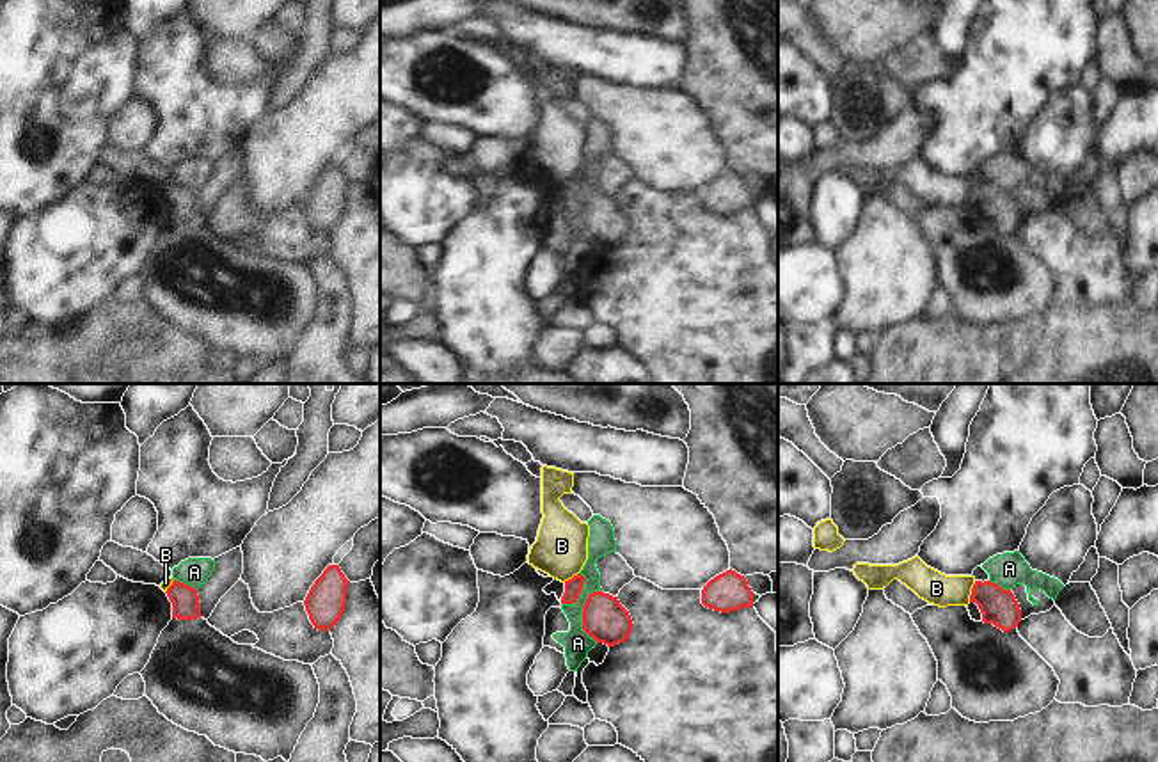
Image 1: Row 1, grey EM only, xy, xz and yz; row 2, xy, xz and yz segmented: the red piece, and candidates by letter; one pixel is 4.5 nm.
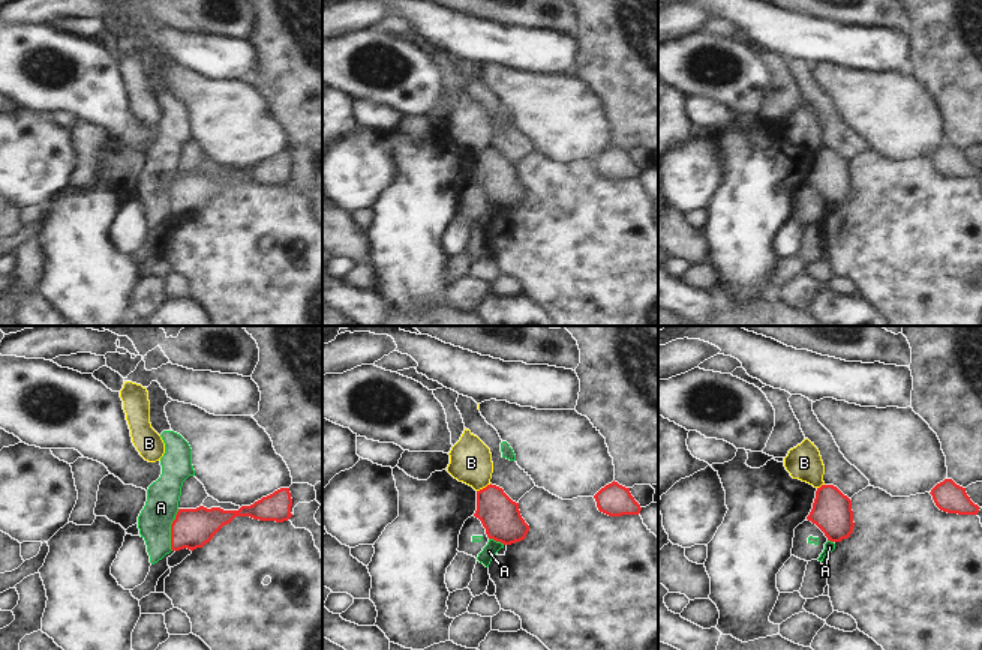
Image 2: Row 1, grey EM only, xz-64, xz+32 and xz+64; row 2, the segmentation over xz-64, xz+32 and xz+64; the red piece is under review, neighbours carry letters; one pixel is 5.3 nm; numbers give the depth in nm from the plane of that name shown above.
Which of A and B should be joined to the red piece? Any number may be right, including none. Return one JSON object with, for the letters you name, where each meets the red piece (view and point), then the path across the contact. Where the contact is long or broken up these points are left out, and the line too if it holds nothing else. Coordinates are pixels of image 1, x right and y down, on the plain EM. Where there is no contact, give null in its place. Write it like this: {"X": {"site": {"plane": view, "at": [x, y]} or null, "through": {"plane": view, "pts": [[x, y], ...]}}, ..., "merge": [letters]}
{"merge": []}

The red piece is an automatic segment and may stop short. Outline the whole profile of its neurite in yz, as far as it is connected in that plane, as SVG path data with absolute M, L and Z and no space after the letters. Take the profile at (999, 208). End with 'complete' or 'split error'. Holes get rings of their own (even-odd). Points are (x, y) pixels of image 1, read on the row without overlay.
M975 183L970 204L979 208L984 226L993 226L1003 234L1016 231L1021 224L1021 211L1014 195L996 185Z | complete

